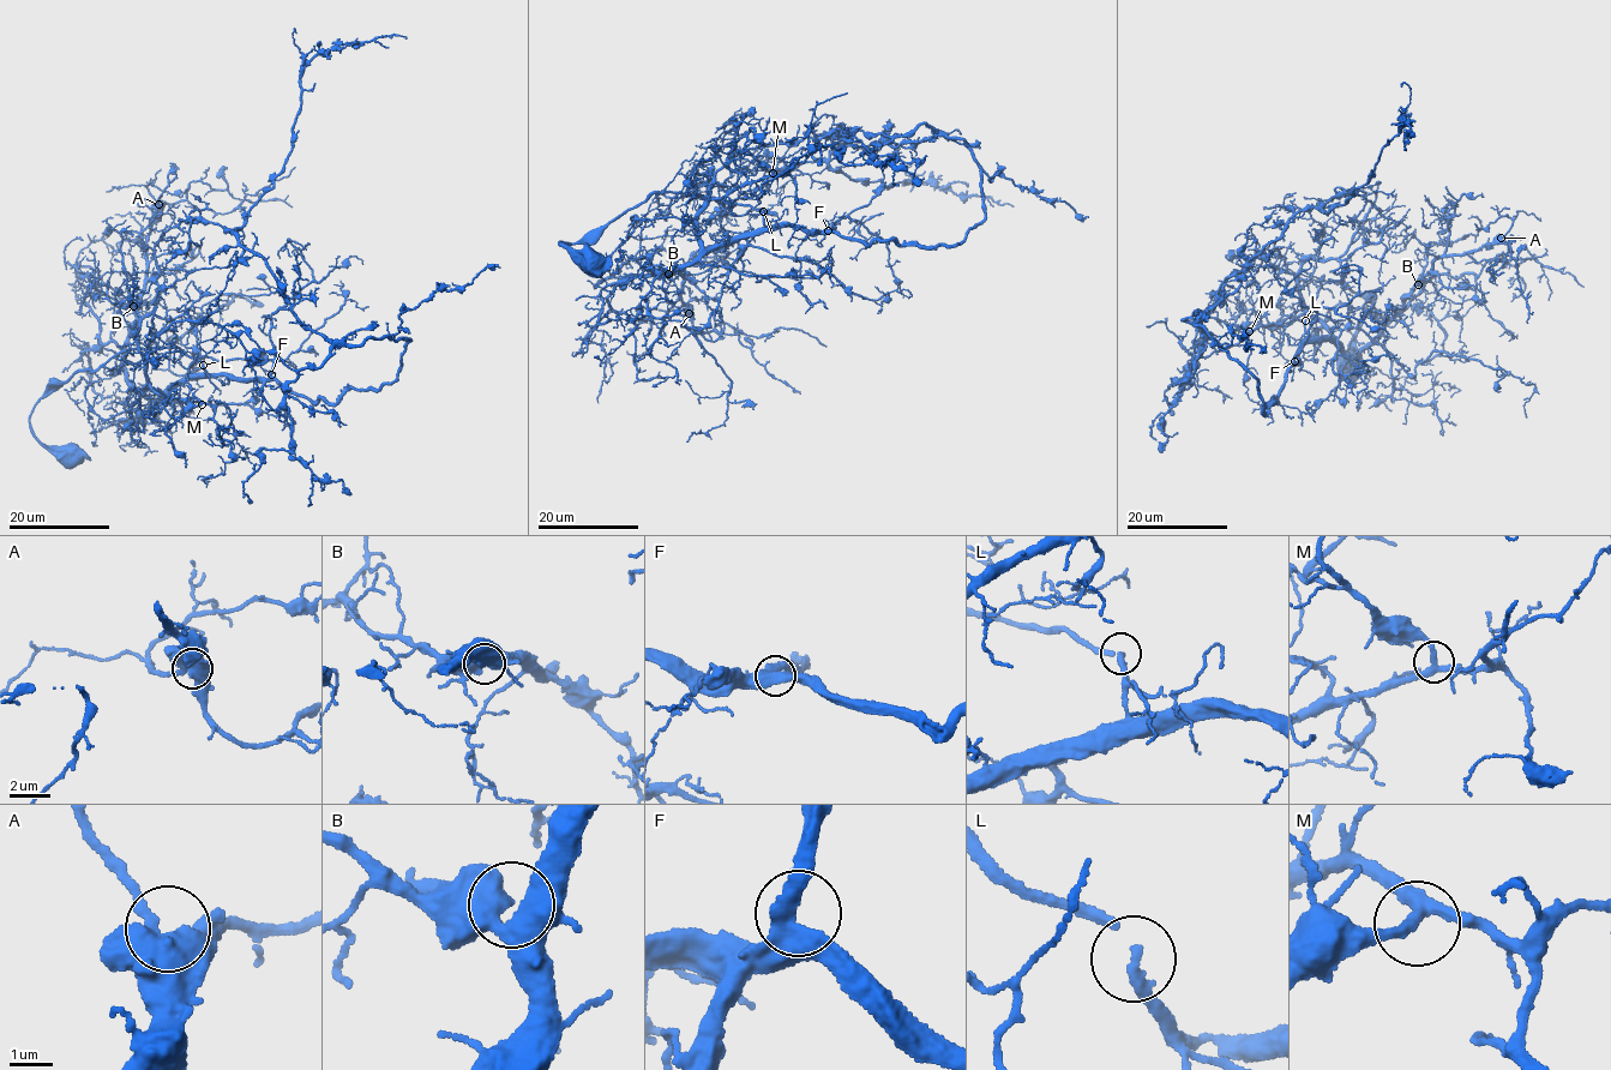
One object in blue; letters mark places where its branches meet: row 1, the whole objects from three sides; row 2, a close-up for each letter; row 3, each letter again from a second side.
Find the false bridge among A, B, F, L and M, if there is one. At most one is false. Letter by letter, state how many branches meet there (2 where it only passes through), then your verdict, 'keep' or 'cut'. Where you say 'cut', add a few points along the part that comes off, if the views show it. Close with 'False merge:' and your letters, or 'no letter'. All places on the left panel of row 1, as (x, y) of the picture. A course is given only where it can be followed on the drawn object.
A: 2 | keep
B: 2 | keep
F: 3 | keep
L: 2 | keep
M: 3 | keep
False merge: no letter

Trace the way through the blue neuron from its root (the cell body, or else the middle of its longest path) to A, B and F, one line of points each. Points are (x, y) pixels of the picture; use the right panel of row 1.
A: (1348, 368), (1352, 335), (1374, 301), (1322, 276), (1305, 330), (1354, 354), (1431, 263), (1501, 238)
B: (1348, 368), (1342, 366), (1352, 335), (1374, 301), (1320, 278), (1305, 330), (1351, 354), (1377, 335), (1418, 284)
F: (1348, 368), (1342, 366), (1352, 335), (1374, 301), (1323, 276), (1305, 319), (1310, 338), (1294, 361)

